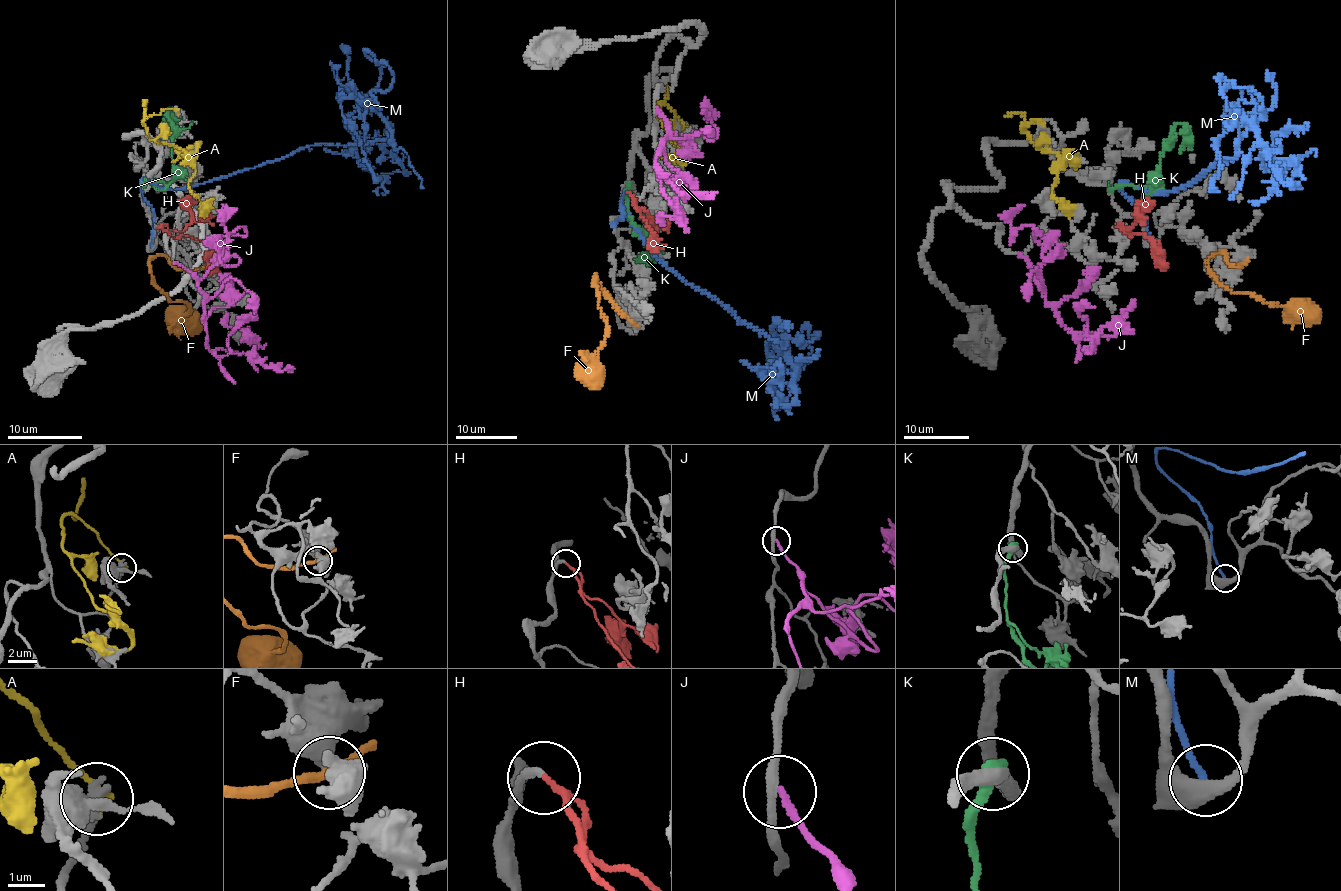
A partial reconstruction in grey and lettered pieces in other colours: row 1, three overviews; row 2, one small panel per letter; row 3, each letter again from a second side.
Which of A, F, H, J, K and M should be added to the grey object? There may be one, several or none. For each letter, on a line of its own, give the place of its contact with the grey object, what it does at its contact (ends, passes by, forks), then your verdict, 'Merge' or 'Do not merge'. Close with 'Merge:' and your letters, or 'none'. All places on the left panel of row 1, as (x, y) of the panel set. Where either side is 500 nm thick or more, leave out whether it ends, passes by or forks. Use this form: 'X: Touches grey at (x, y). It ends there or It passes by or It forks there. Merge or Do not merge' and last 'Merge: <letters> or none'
A: Touches grey at (177, 111). It ends there. Do not merge
F: Touches grey at (207, 266). It passes by. Do not merge
H: Touches grey at (157, 227). It passes by. Merge
J: Touches grey at (174, 262). It ends there. Merge
K: Touches grey at (145, 184). It ends there. Merge
M: Touches grey at (151, 245). Do not merge
Merge: H, J, K

